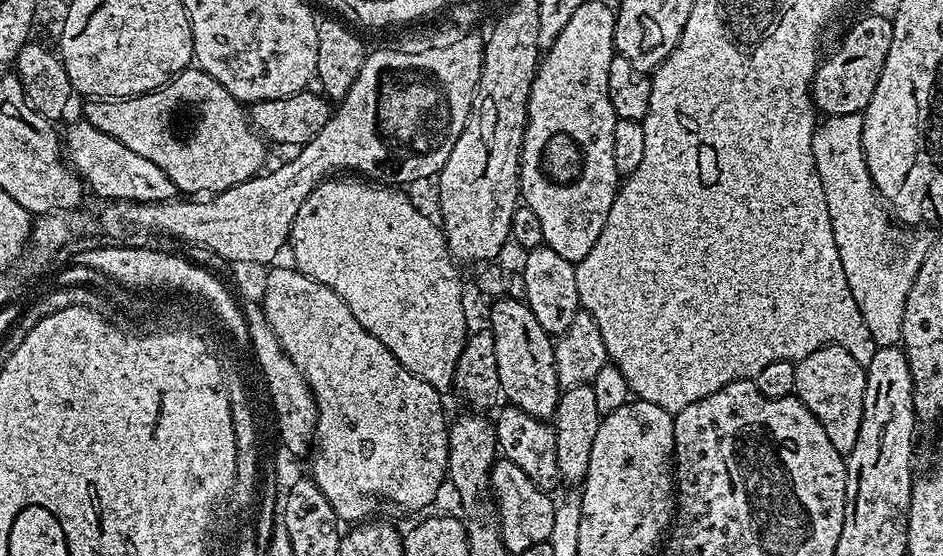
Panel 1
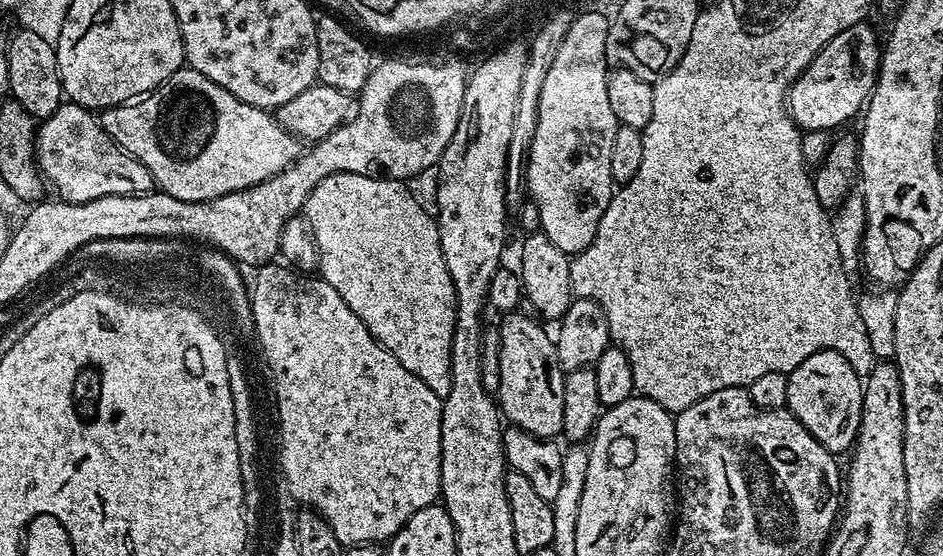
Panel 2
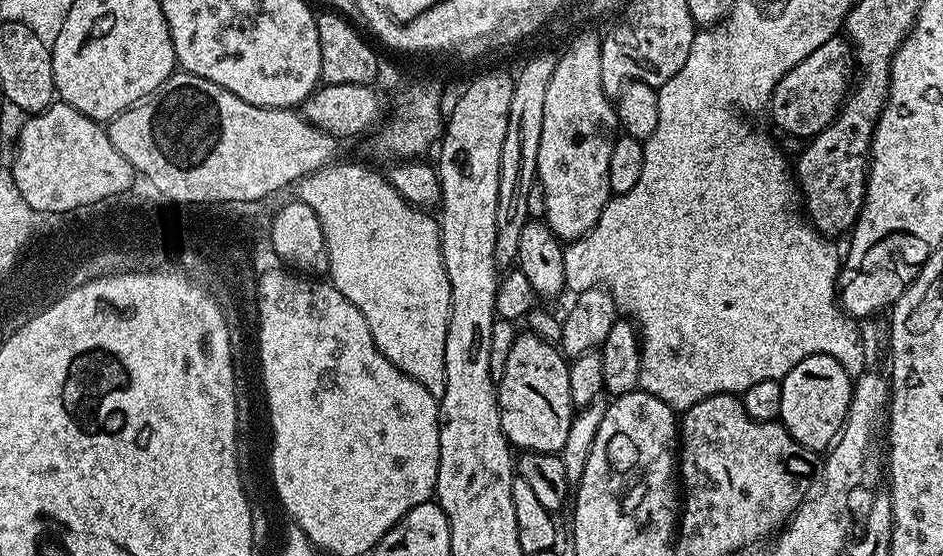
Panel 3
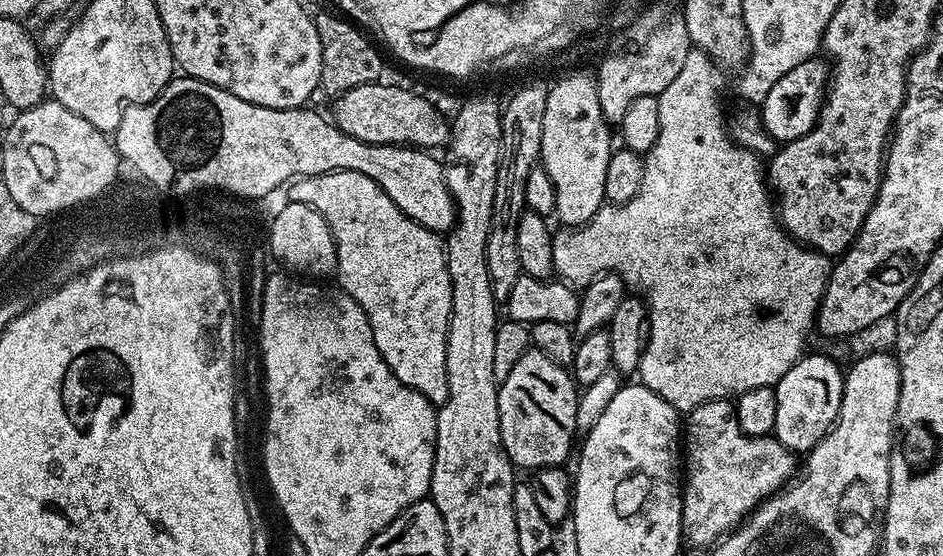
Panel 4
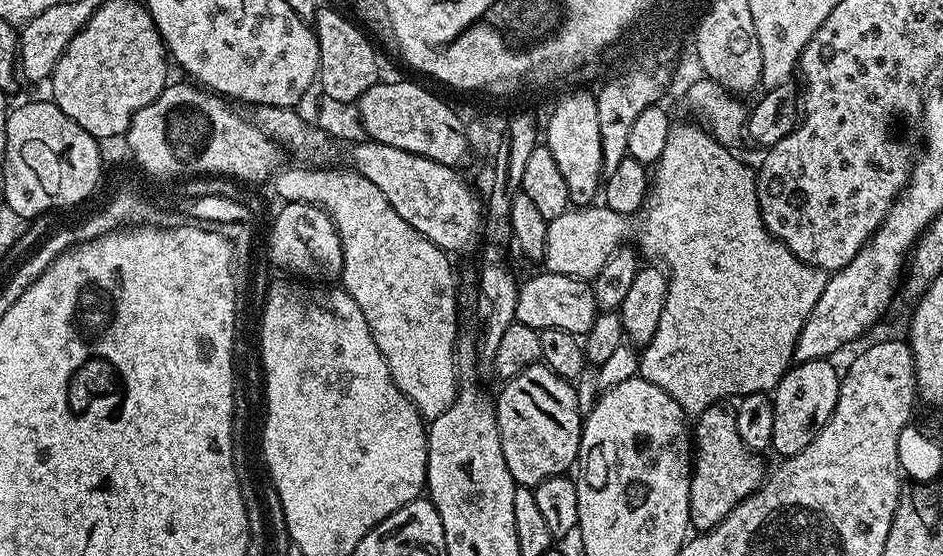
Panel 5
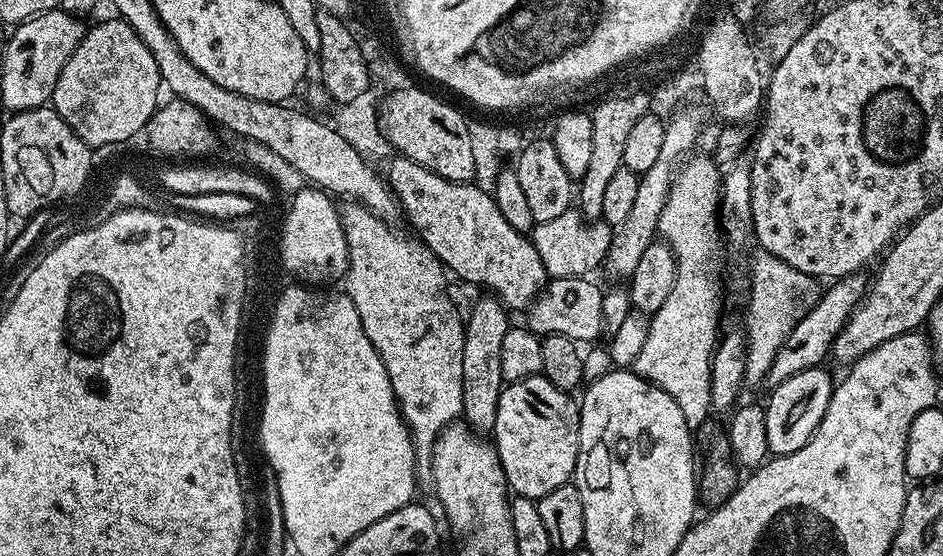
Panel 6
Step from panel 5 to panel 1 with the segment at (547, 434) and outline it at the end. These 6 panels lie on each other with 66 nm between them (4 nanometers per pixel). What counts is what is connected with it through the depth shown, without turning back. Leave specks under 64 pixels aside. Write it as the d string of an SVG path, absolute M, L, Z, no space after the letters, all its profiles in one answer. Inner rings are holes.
M496 298L491 304L488 324L494 338L498 382L503 399L511 407L526 410L526 414L539 420L547 421L555 417L562 389L556 373L553 337L538 326L538 318L534 318L524 300Z

